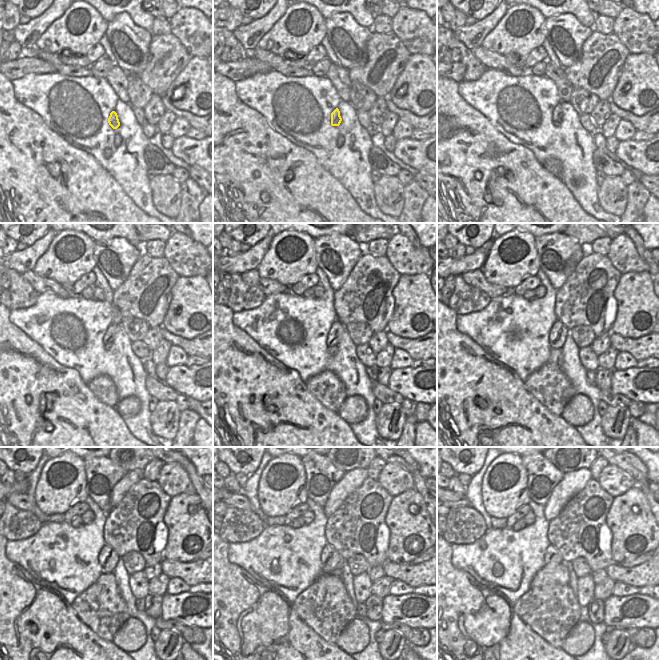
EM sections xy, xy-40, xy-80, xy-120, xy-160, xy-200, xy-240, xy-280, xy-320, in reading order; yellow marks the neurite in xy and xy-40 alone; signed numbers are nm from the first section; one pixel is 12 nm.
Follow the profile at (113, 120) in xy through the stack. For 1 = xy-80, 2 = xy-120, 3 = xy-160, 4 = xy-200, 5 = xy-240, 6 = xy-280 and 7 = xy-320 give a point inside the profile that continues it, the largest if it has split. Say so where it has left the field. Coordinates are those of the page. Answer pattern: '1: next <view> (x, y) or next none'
1: next xy-80 (557, 115)
2: next xy-120 (109, 336)
3: next xy-160 (334, 336)
4: next xy-200 (558, 333)
5: next xy-240 (108, 558)
6: next xy-280 (331, 560)
7: next xy-320 (552, 556)

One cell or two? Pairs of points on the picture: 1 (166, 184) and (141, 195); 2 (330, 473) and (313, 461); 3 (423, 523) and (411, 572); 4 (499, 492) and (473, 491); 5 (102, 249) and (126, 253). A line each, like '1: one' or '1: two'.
1: two
2: one
3: two
4: two
5: one

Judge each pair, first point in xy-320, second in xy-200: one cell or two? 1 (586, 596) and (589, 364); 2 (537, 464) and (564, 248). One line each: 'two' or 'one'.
1: one
2: one

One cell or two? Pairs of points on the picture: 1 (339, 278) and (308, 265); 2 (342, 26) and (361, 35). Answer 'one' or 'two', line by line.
1: two
2: one

